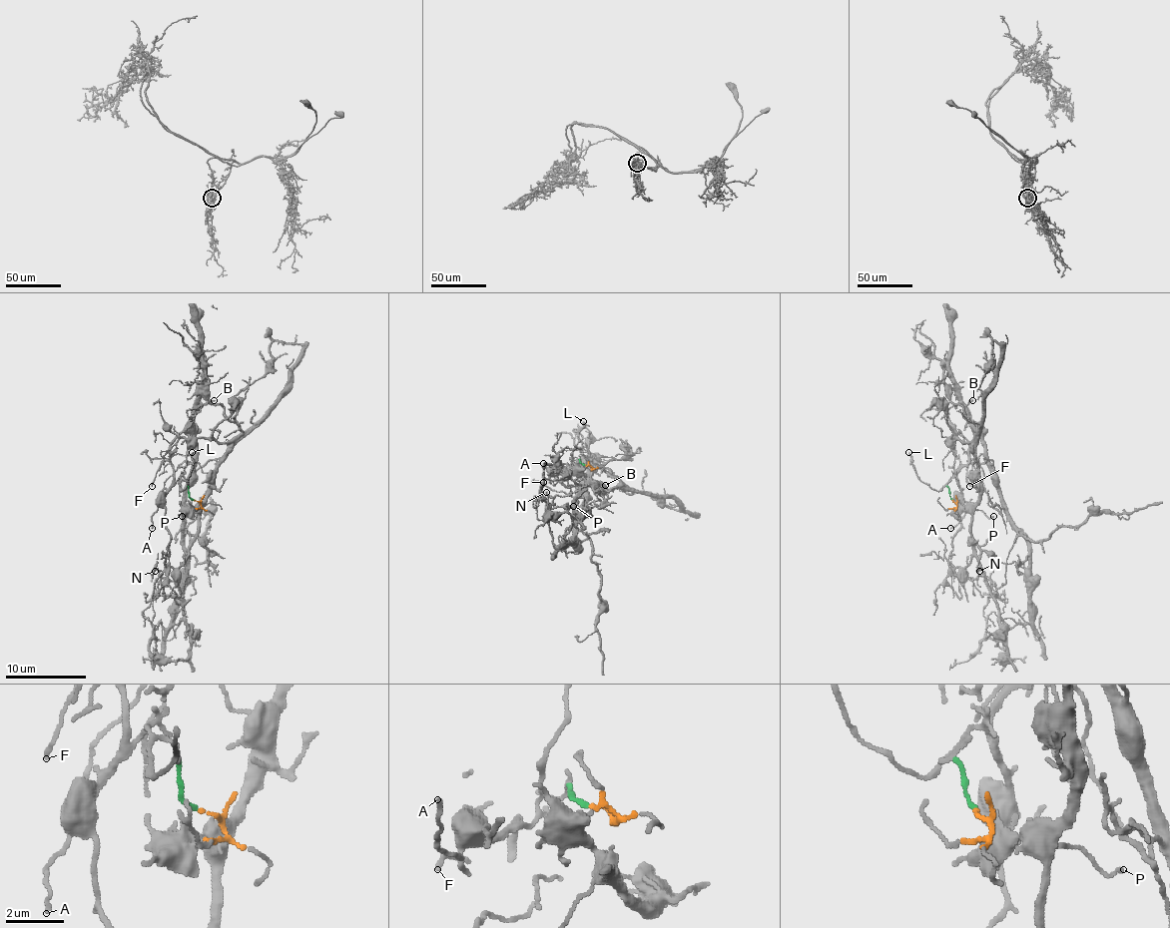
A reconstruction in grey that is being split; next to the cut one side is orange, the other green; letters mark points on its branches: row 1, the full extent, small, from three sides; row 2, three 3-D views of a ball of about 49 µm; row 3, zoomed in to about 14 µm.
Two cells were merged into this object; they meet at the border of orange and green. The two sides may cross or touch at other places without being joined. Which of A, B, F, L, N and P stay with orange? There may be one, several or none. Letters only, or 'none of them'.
N, P

